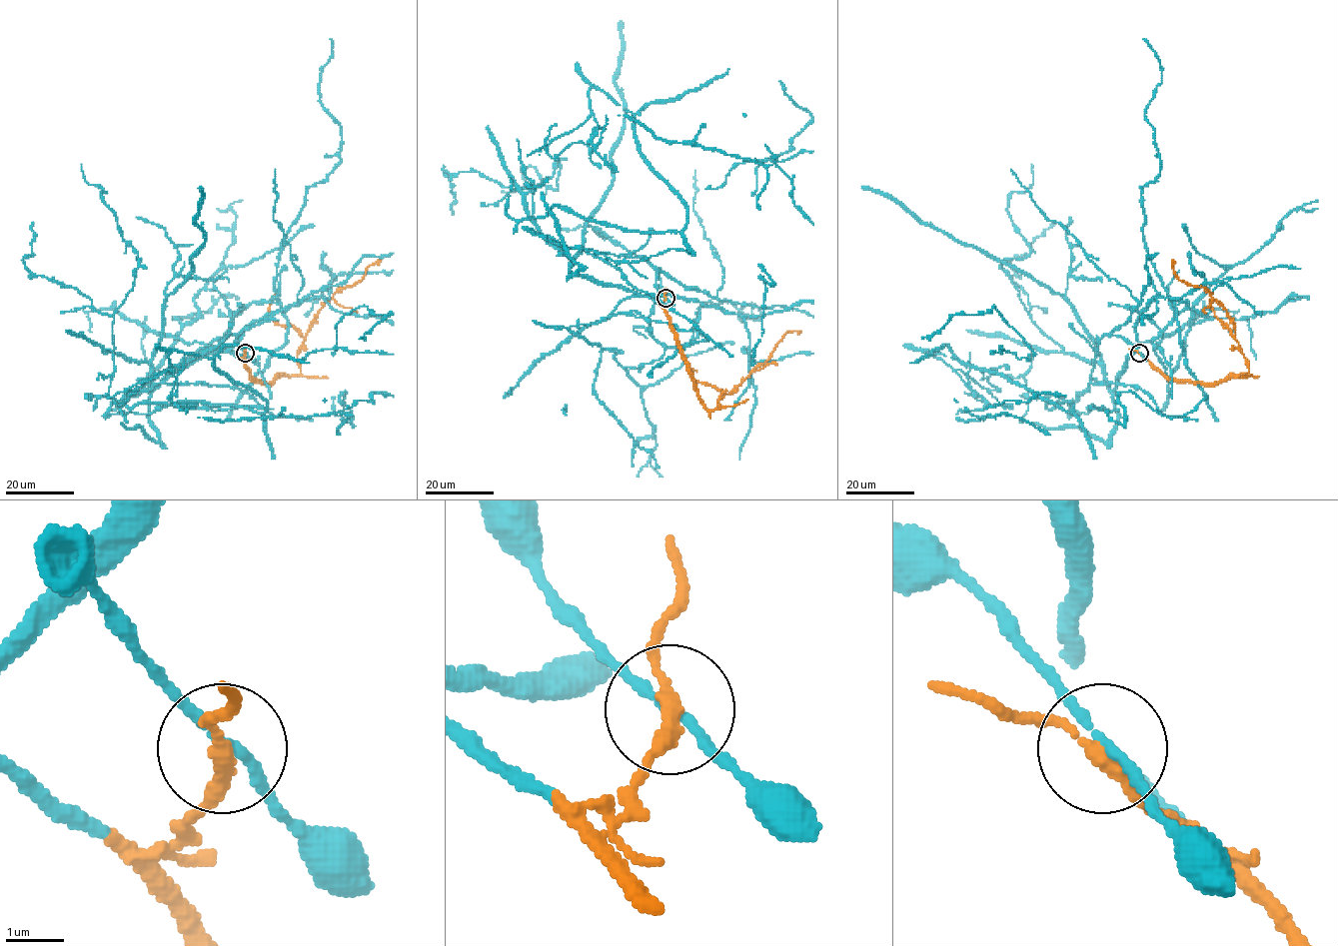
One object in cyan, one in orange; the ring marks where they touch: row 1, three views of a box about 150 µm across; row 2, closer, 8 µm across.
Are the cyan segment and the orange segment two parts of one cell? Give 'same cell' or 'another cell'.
same cell

